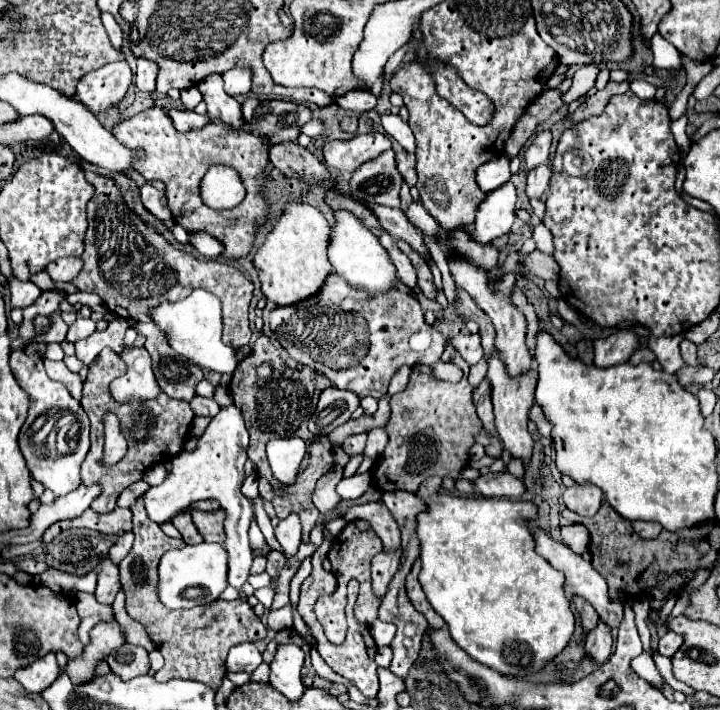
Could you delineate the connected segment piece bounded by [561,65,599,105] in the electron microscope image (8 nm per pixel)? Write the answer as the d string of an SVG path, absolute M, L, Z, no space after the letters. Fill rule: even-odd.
M589 65L579 67L579 69L575 71L575 77L573 77L573 85L571 85L571 89L561 97L563 105L569 105L569 103L575 101L579 95L585 95L591 87L595 87L597 73L599 73L599 69L593 67L593 65L591 65L591 67L589 67Z

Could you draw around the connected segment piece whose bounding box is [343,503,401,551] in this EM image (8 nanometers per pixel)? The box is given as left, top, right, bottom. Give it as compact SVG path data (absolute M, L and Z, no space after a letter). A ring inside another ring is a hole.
M379 503L355 505L347 511L347 515L343 519L345 521L353 521L353 519L369 521L371 527L375 529L375 533L383 541L383 551L397 551L399 549L397 545L401 545L397 523L393 521L393 517L391 517L389 509L385 509L385 505L379 505Z

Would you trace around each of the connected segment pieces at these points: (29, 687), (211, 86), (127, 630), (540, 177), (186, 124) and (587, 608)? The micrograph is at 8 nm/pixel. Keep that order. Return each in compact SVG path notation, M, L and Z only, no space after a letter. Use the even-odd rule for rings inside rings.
M47 655L43 659L37 659L33 665L29 667L21 667L15 673L15 679L25 687L25 691L29 693L43 693L61 673L55 655Z
M207 75L203 81L199 81L197 87L203 95L203 101L207 103L207 113L211 117L219 119L223 125L229 125L233 129L239 129L243 125L241 105L223 91L221 75Z
M123 591L115 597L113 611L115 611L115 621L119 623L119 627L121 627L123 637L125 637L127 643L141 645L141 647L145 647L147 651L153 651L153 649L155 649L155 645L149 641L149 635L145 633L145 629L127 615L127 611L125 611L125 593L123 593Z
M551 161L529 171L529 175L527 175L527 197L539 199L549 185L549 177L551 177Z
M171 109L169 111L171 119L173 119L173 125L175 129L179 129L179 133L189 133L189 131L195 131L195 129L201 129L203 125L211 123L209 115L199 115L195 111L175 111Z
M573 597L573 605L575 605L577 613L581 615L581 627L583 627L583 633L587 635L589 631L593 631L597 627L599 617L597 617L595 609L587 601L583 601L581 597Z

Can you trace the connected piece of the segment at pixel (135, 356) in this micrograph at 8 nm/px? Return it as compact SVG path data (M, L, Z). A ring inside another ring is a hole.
M127 347L125 351L119 353L119 357L127 363L125 376L114 380L110 384L110 392L115 401L127 403L133 399L139 401L149 401L157 397L161 391L153 369L151 369L151 355L147 353L145 347Z

